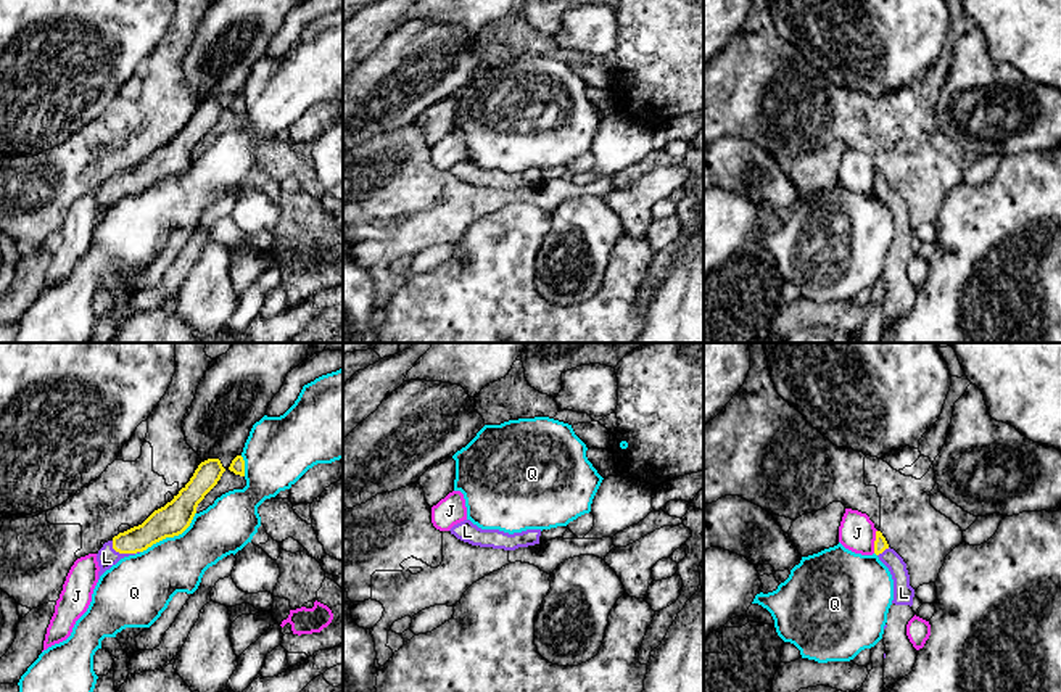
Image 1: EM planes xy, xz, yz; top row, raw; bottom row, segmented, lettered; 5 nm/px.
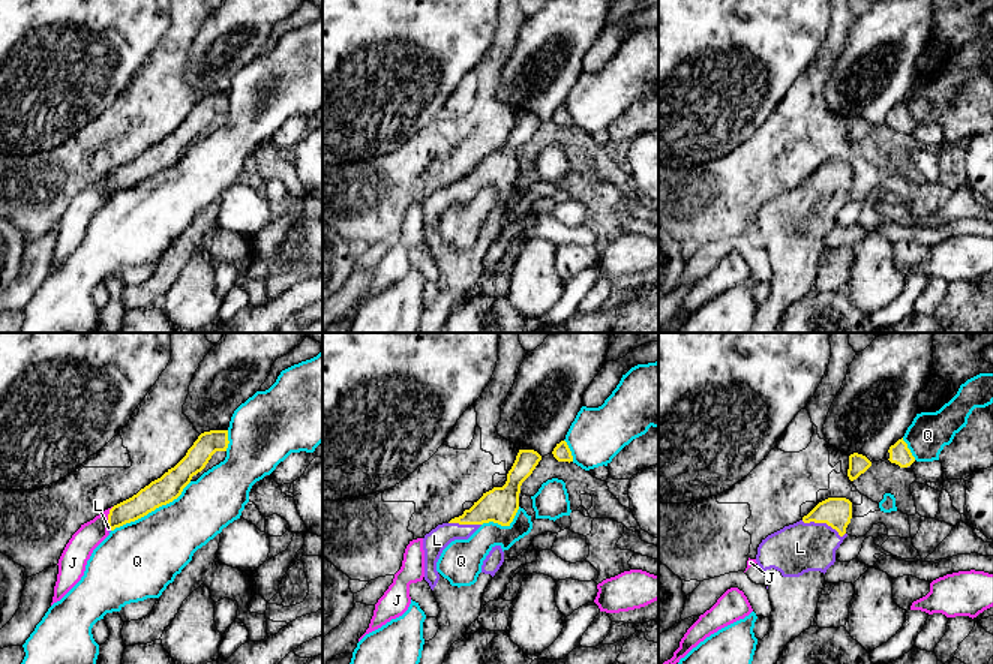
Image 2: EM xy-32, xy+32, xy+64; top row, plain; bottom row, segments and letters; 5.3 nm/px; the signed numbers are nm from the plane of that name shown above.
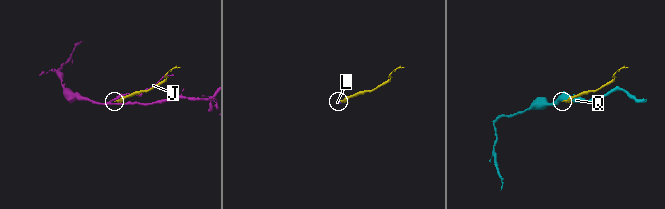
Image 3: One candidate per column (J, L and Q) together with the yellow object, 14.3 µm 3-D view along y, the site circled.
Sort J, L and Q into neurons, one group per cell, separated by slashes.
J / L / Q

